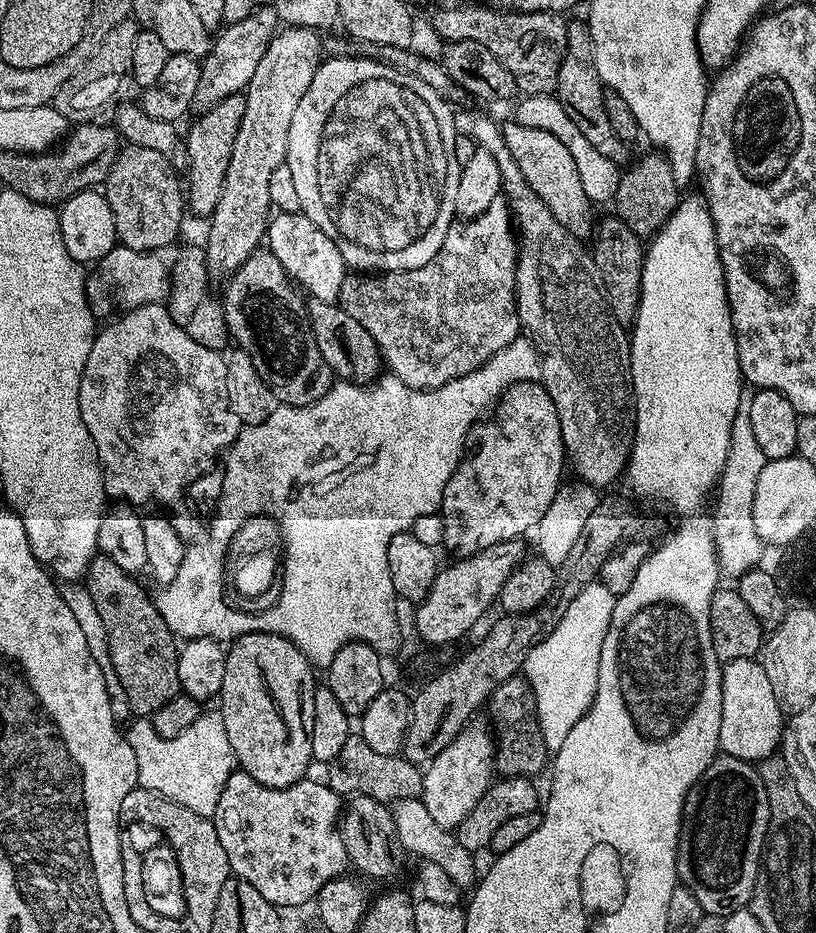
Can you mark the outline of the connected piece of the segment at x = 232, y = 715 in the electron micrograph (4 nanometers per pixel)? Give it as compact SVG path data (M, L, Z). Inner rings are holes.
M247 632L245 636L240 636L231 641L227 645L224 661L226 662L226 674L222 674L222 690L218 697L218 703L220 703L218 714L226 726L226 738L230 738L235 763L246 774L250 774L250 778L262 782L262 786L288 788L291 784L297 784L300 780L305 779L307 772L304 771L307 770L308 764L313 763L310 734L312 733L312 715L314 714L314 690L318 687L318 680L312 677L312 671L314 671L312 661L304 656L302 650L298 650L298 646L294 646L294 642L290 642L287 636L279 636L273 632Z

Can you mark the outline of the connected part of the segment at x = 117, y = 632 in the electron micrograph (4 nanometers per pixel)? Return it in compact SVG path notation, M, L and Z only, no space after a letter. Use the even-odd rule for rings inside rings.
M102 554L92 557L88 571L82 577L82 587L92 600L92 608L98 610L98 618L104 627L104 636L108 639L108 663L110 672L116 675L120 688L124 691L124 700L136 718L151 717L166 702L181 695L178 682L178 640L166 626L162 614L156 609L155 599L139 584L137 577L131 572L122 570L122 566L110 562Z

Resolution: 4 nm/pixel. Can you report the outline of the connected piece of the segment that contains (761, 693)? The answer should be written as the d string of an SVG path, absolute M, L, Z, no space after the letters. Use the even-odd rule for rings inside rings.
M738 658L723 665L722 708L719 751L739 760L759 762L773 755L782 744L782 706L766 678L766 670L759 659Z

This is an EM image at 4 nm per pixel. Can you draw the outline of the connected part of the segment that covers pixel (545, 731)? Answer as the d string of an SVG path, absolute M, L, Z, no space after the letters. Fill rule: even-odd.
M599 582L587 584L578 595L568 601L568 609L562 614L562 618L556 623L556 628L538 641L528 651L528 657L522 667L523 675L528 676L530 682L530 694L534 699L534 718L538 720L538 733L544 739L545 749L549 753L556 753L566 742L566 734L574 730L574 722L578 722L586 714L586 710L592 704L592 699L598 686L598 662L602 654L602 642L606 638L606 630L610 626L612 611L616 605L617 597L612 595L606 586Z

